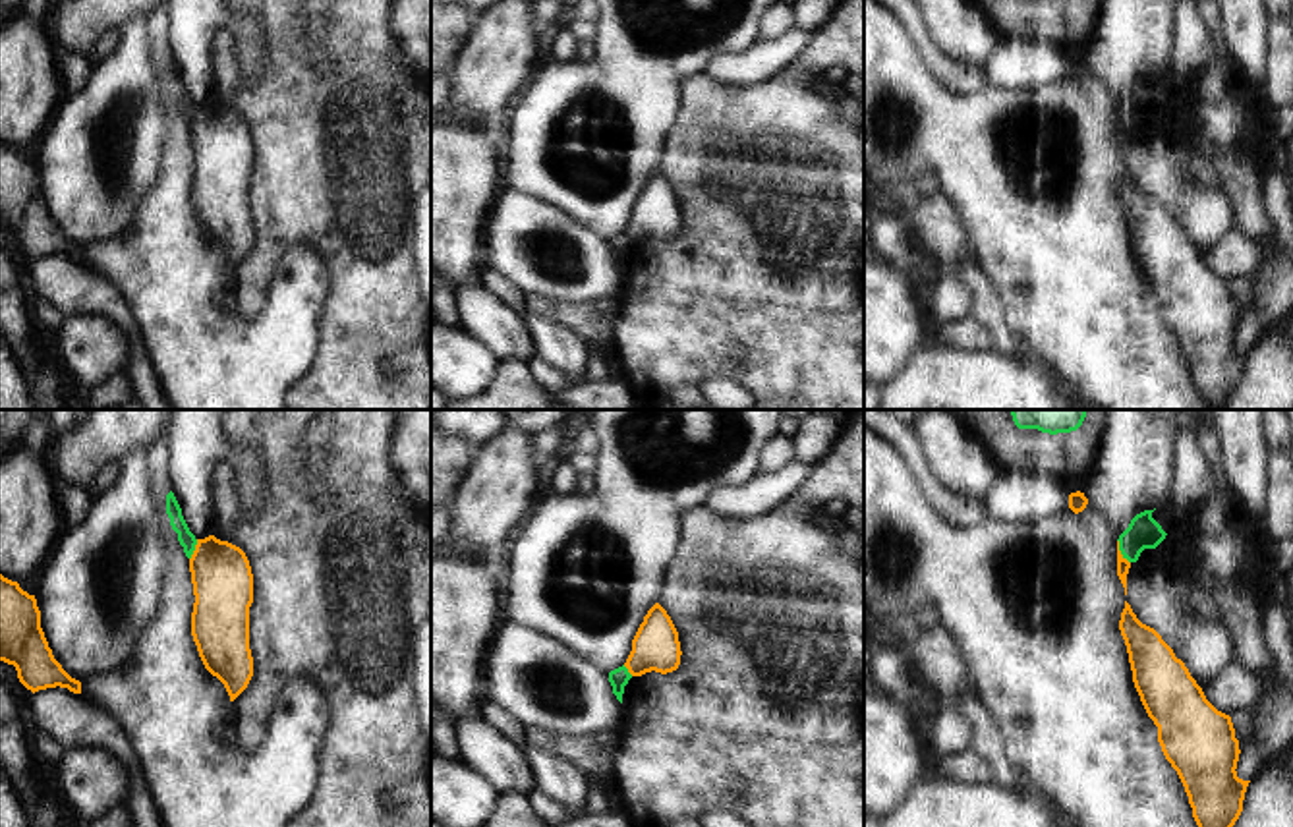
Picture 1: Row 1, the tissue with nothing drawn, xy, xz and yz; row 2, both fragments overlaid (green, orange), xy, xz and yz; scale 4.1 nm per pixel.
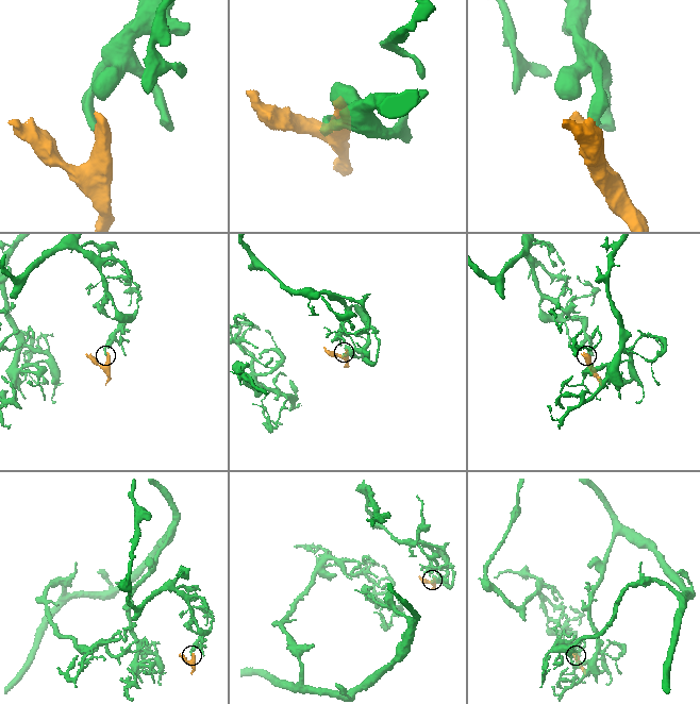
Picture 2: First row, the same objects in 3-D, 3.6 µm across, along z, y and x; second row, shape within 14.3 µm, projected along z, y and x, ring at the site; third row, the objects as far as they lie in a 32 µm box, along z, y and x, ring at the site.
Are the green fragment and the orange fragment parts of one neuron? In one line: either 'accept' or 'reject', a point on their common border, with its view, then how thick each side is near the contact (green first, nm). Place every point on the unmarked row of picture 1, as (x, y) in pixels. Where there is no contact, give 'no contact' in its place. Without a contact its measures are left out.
reject | yz (1120, 116) | 140/60 nm

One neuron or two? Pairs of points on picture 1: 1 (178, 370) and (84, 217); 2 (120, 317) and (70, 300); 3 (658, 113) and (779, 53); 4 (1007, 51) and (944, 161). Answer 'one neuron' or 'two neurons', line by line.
1: two neurons
2: one neuron
3: two neurons
4: two neurons

